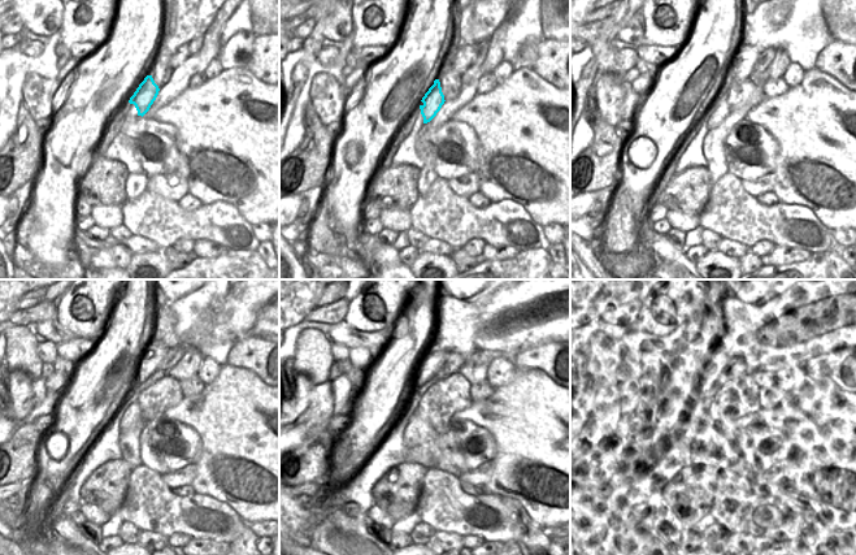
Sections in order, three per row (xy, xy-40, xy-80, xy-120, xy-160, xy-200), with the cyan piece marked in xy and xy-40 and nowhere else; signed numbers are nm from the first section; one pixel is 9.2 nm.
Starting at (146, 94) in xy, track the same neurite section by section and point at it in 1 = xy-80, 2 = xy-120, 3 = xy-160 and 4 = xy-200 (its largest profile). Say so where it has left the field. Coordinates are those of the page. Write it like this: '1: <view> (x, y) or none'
1: xy-80 (718, 109)
2: xy-120 (130, 415)
3: xy-160 (412, 439)
4: xy-200 (707, 437)

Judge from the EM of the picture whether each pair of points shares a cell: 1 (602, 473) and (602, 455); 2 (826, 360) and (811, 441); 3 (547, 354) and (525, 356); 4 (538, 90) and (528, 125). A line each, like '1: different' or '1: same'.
1: same
2: different
3: same
4: same

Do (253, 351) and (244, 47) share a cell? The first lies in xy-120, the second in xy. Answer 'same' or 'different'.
different

